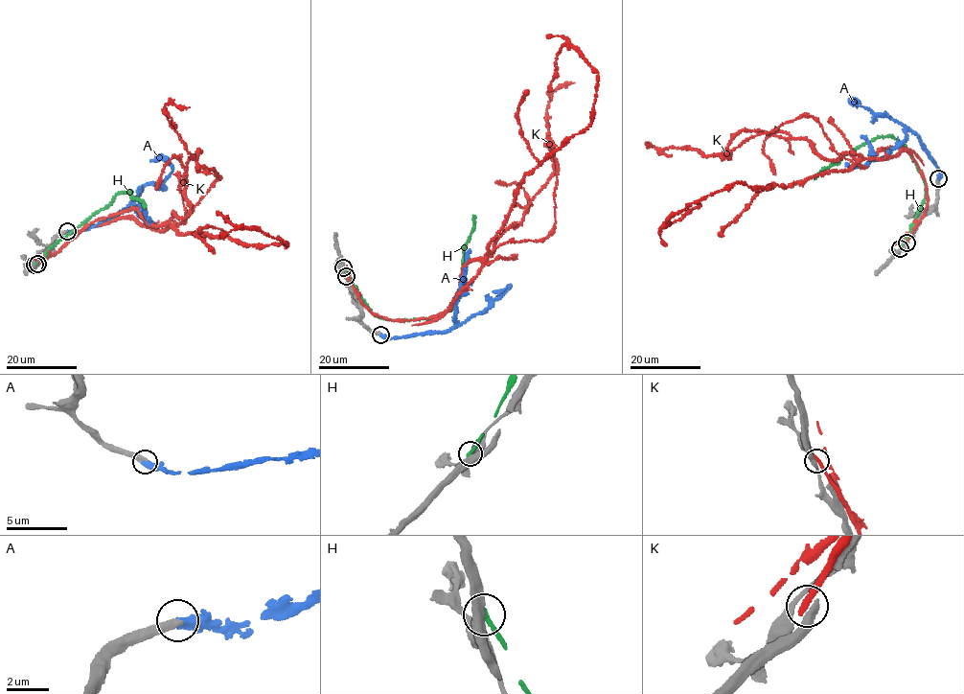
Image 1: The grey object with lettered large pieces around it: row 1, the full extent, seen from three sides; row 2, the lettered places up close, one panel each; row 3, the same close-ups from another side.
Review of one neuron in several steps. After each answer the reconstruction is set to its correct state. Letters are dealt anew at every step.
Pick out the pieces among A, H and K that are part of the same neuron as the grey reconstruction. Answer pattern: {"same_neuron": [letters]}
{"same_neuron": ["A"]}

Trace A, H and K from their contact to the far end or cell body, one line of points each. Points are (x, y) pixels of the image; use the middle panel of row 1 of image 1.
A: (381, 335), (390, 338), (441, 333), (484, 312), (509, 288), (493, 291)
H: (343, 267), (377, 316), (408, 320), (434, 317), (450, 310), (461, 291), (463, 250), (473, 215)
K: (346, 276), (387, 319), (448, 309), (525, 176), (586, 129), (597, 70), (565, 44), (550, 90)

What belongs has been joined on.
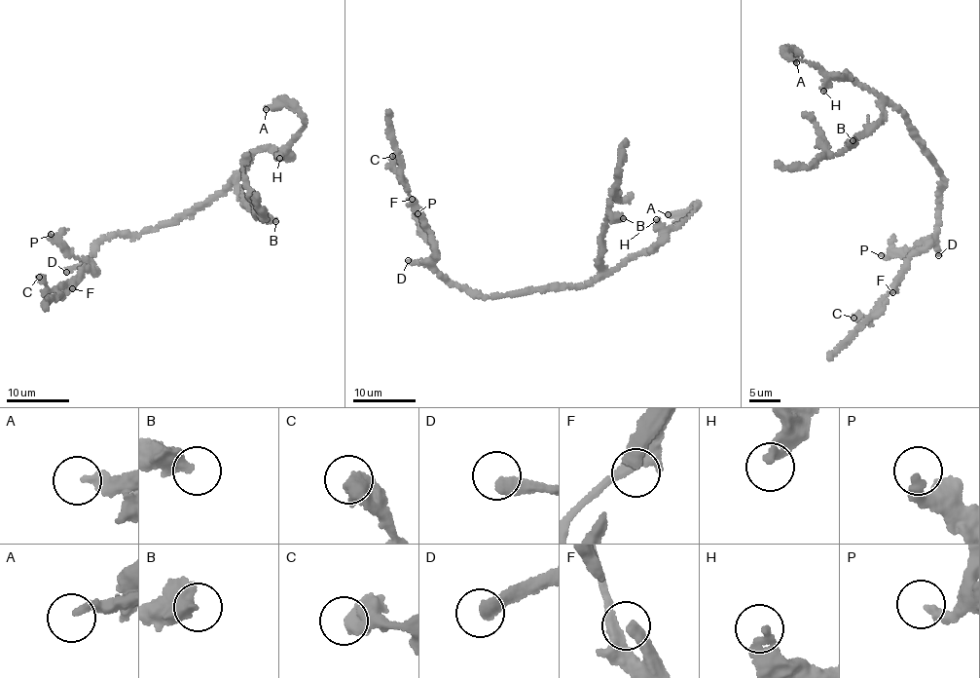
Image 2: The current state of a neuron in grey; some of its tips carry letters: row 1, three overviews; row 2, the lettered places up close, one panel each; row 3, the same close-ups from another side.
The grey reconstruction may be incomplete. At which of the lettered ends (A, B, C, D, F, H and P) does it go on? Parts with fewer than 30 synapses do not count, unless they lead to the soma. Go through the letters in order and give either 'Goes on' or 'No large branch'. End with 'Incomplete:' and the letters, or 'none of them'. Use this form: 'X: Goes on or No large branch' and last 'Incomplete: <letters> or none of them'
A: No large branch
B: No large branch
C: No large branch
D: Goes on
F: No large branch
H: No large branch
P: No large branch
Incomplete: D

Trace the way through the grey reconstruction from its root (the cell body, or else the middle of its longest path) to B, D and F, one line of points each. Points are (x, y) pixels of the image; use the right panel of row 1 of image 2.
B: (934, 164), (908, 119), (887, 103), (883, 105), (882, 122), (870, 133), (850, 145), (852, 140)
D: (934, 164), (945, 184), (940, 197), (940, 225), (935, 237), (940, 250), (938, 255)
F: (934, 164), (945, 184), (940, 197), (934, 239), (911, 255), (908, 269), (892, 292)

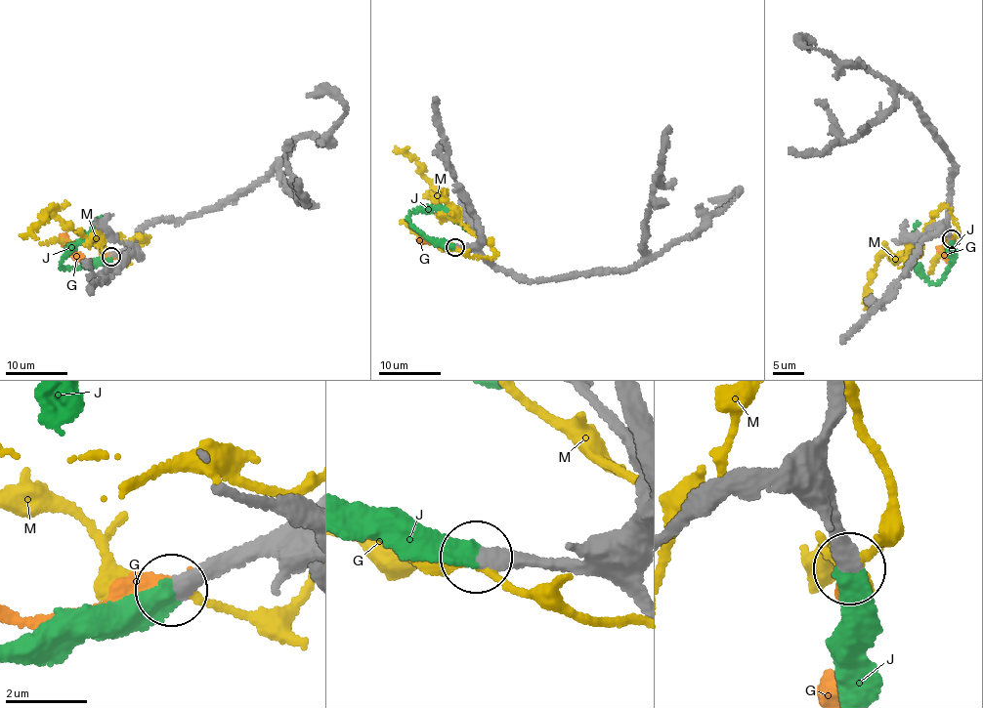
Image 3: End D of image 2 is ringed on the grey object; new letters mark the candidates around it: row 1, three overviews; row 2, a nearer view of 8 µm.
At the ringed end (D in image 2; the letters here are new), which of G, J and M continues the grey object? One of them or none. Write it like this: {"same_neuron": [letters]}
{"same_neuron": ["J"]}

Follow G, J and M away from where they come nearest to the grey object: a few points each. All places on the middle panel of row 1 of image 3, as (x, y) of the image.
G: (456, 247), (420, 238)
J: (455, 247), (430, 239), (410, 223), (408, 214), (430, 207), (445, 210), (467, 229)
M: (455, 247), (468, 256), (495, 255), (457, 219), (438, 214), (429, 196), (433, 187), (406, 152), (407, 147)

